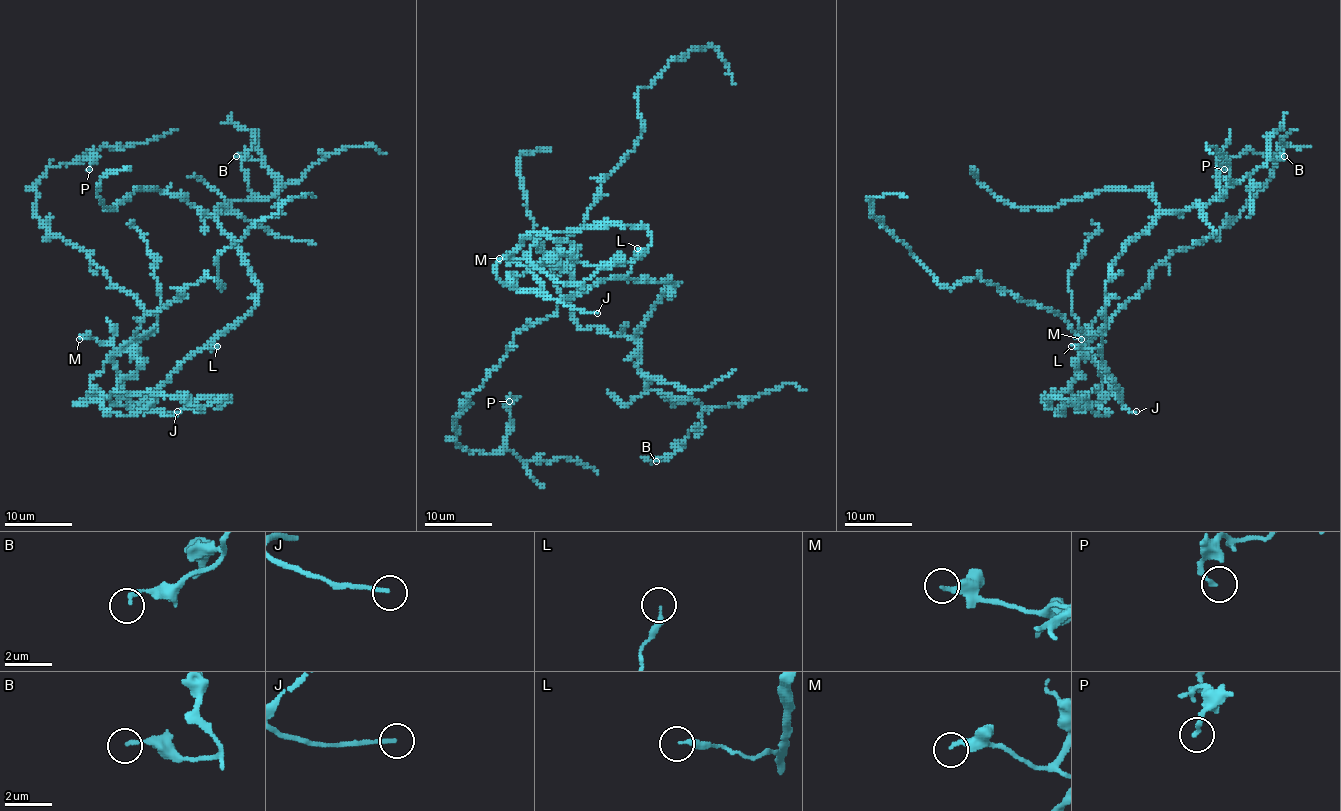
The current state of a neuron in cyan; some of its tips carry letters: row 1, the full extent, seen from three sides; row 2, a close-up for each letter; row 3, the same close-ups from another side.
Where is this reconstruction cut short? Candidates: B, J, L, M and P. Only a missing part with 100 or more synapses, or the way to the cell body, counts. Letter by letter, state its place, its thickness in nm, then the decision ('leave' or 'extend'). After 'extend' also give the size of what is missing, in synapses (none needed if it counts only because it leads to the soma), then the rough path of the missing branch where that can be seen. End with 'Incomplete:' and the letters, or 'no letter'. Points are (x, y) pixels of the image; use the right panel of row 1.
B: (1284, 156) | 140 nm | leave
J: (1136, 411) | 180 nm | extend | (1136, 411), (1140, 405), (1152, 403), (1187, 379), (1236, 326), (1237, 309), (1259, 284), (1259, 252), (1263, 243)
L: (1071, 346) | 220 nm | leave
M: (1081, 339) | 300 nm | leave
P: (1224, 169) | 160 nm | leave
Incomplete: J

